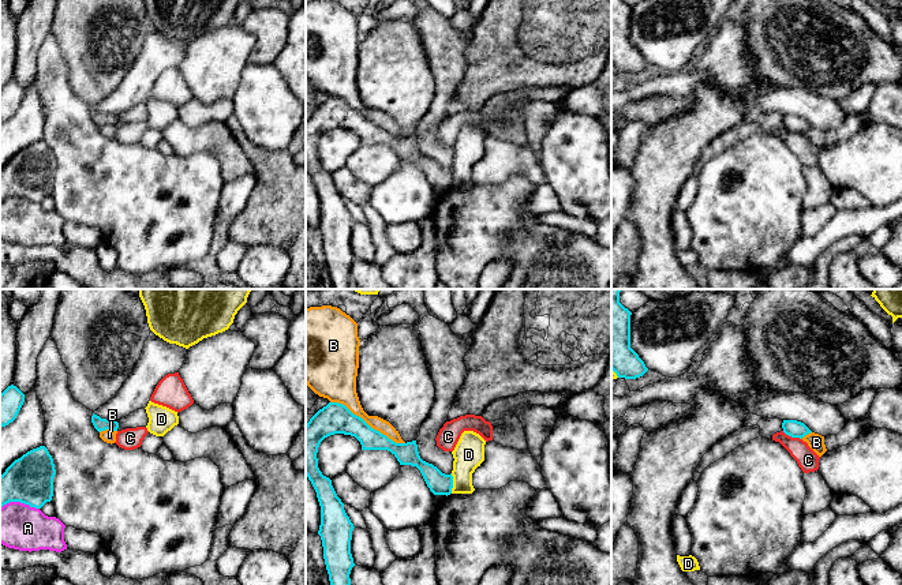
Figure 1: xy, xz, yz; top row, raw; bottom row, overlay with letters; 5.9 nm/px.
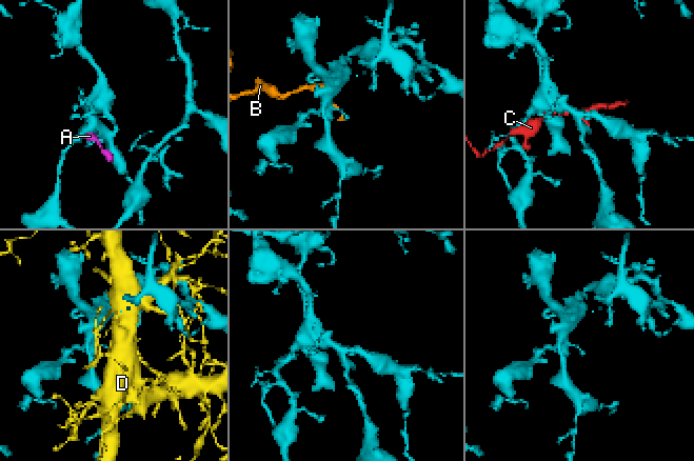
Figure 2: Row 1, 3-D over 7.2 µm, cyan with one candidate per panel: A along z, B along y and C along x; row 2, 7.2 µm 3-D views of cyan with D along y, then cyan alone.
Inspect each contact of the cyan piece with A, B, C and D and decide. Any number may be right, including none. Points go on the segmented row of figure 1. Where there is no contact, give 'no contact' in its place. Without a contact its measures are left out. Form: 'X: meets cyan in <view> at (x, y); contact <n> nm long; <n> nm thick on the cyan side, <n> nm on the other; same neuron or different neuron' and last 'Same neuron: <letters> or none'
A: meets cyan in xy at (19, 501); contact 240 nm long; 280 nm thick on the cyan side, 280 nm on the other; different neuron
B: meets cyan in xz at (366, 423); contact 500 nm long; 180 nm thick on the cyan side, 170 nm on the other; different neuron
C: meets cyan in yz at (792, 437); contact 120 nm long; 100 nm thick on the cyan side, 120 nm on the other; different neuron
D: meets cyan in xz at (452, 483); contact 120 nm long; 130 nm thick on the cyan side, 180 nm on the other; different neuron
Same neuron: none

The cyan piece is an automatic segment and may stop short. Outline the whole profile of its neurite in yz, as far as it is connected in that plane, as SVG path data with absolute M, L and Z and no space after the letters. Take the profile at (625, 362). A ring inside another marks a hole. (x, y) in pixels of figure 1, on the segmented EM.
M611 289L611 370L618 378L636 379L648 368L630 348L632 312L620 303L621 289Z

